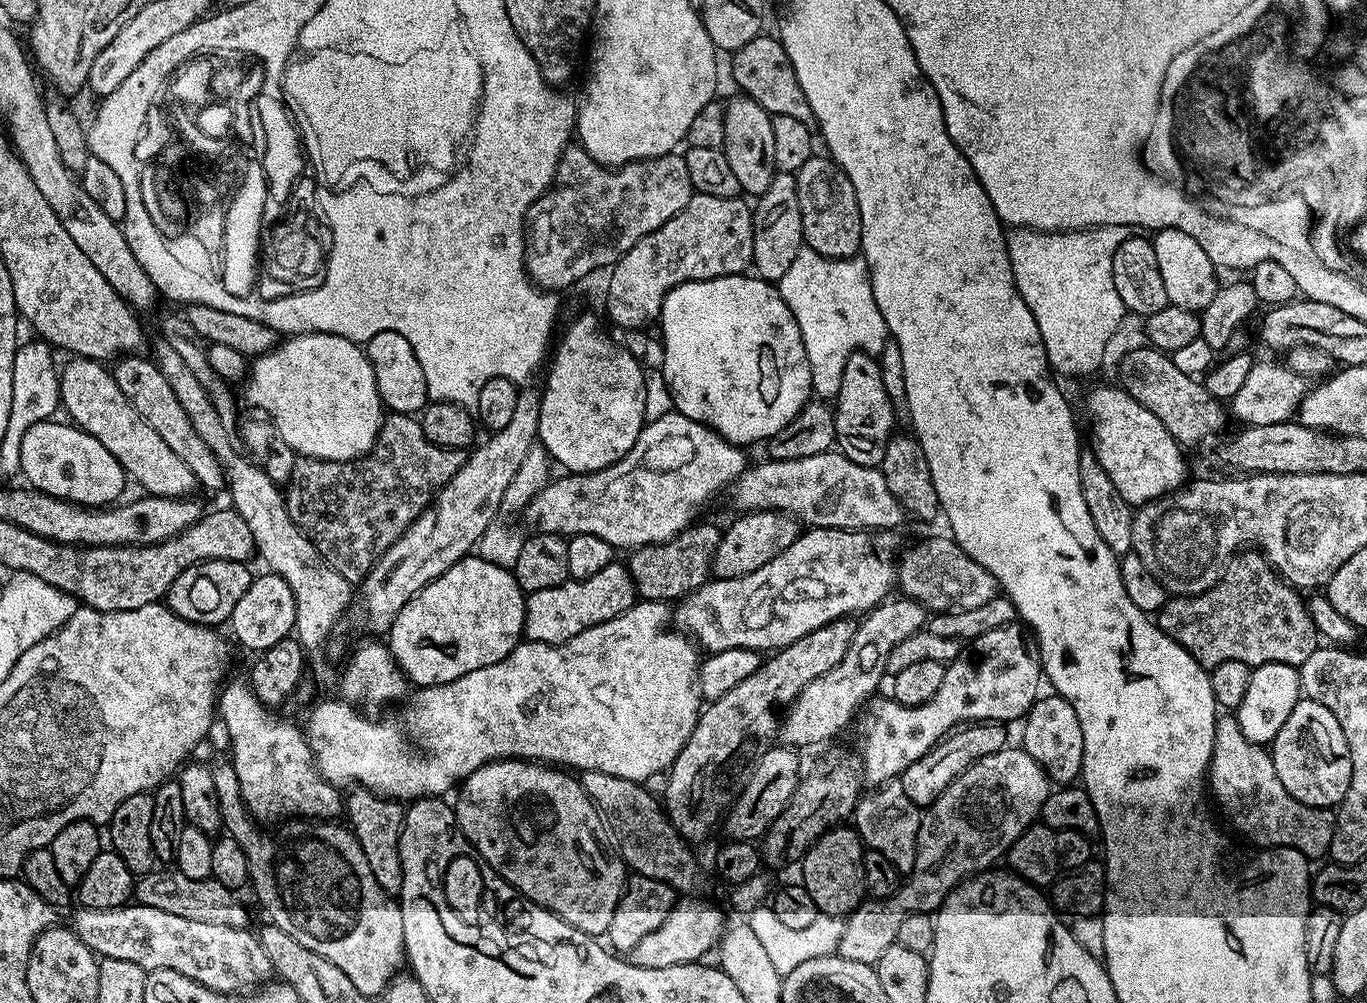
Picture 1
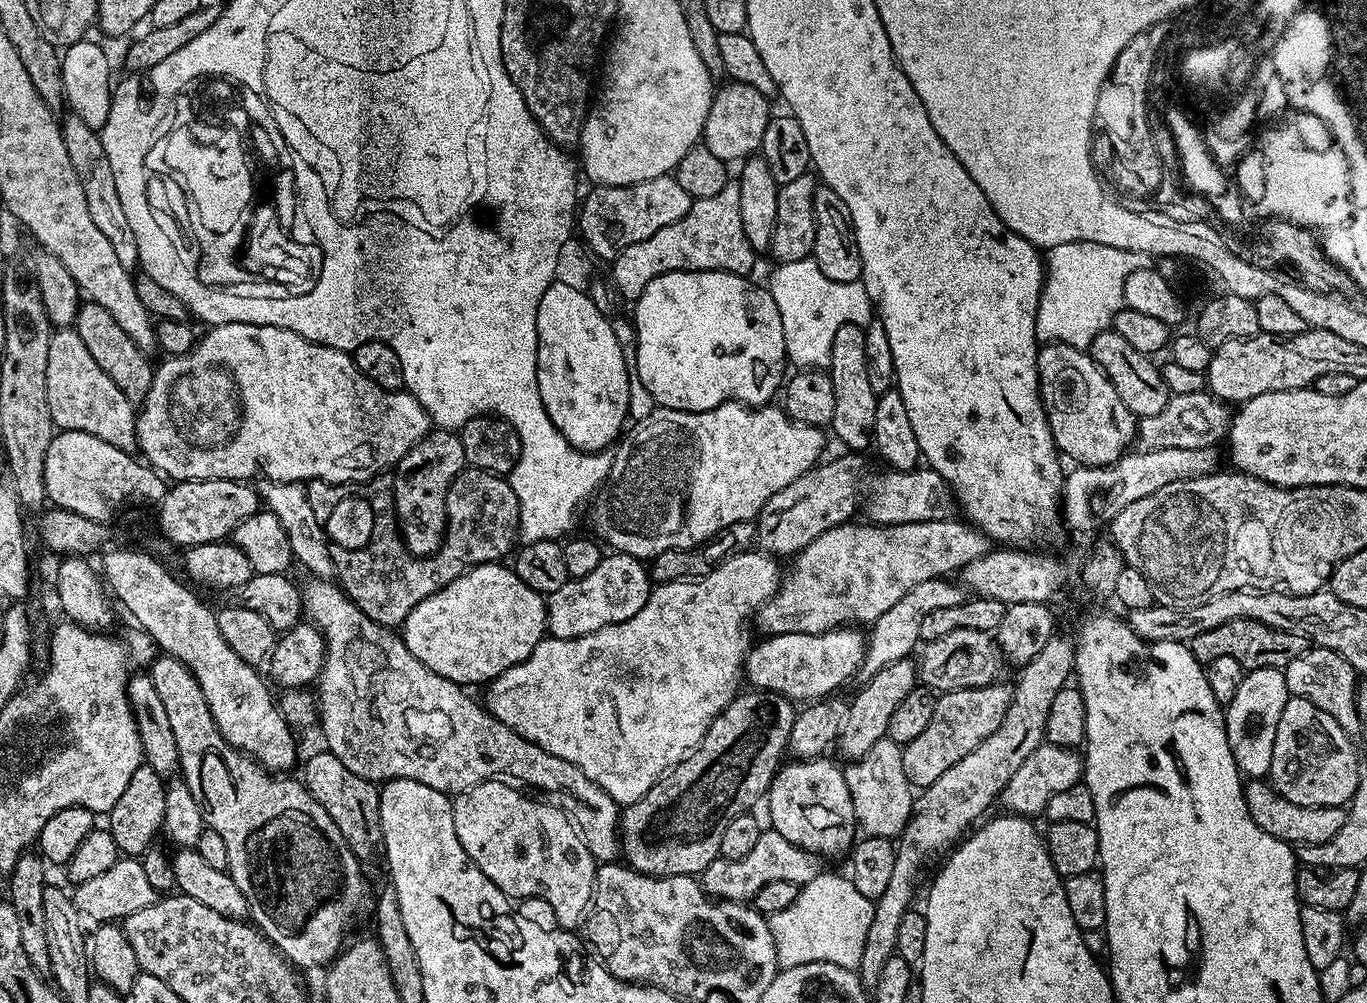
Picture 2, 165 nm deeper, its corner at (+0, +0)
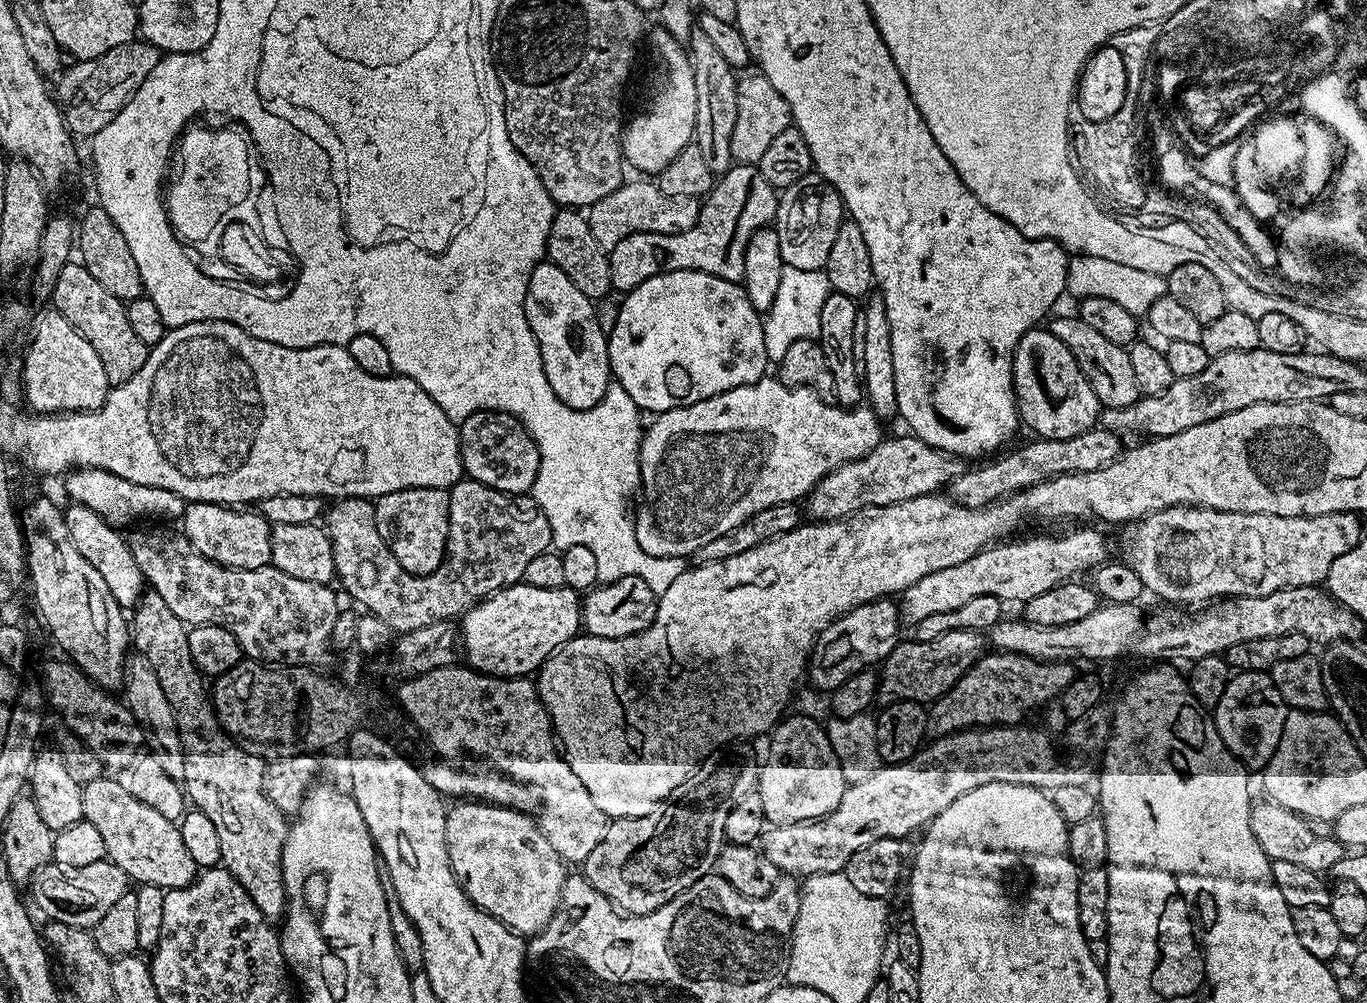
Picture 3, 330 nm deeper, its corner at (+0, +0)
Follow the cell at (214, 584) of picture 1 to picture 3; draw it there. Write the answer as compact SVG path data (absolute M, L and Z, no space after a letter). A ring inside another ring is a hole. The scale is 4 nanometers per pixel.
M192 502L184 509L182 531L190 546L202 558L220 564L223 568L258 570L272 563L270 538L272 525L256 510L241 510L236 506Z

